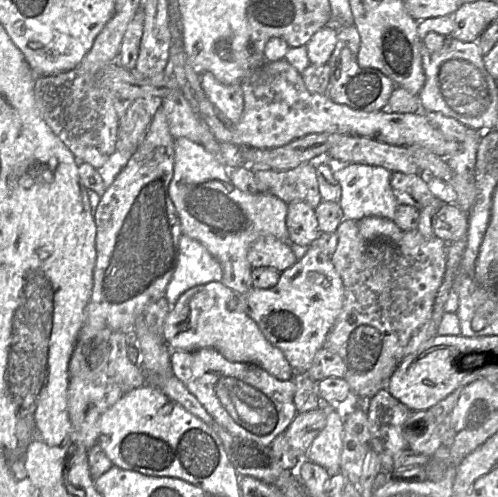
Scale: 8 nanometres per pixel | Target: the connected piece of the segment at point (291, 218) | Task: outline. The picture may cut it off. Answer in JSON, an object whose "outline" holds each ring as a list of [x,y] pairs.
{"outline":[[[304,201],[288,204],[286,224],[290,240],[300,246],[309,247],[320,235],[316,213]]]}

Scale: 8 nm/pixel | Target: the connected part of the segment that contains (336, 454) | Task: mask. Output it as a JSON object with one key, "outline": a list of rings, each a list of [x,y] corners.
{"outline":[[[328,405],[327,423],[313,440],[303,459],[324,467],[331,475],[339,472],[343,450],[344,412]]]}

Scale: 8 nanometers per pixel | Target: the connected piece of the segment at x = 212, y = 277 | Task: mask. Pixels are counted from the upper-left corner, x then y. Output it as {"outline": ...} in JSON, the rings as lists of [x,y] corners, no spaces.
{"outline":[[[182,233],[177,267],[167,286],[165,297],[173,306],[190,288],[222,280],[219,261],[198,240]]]}

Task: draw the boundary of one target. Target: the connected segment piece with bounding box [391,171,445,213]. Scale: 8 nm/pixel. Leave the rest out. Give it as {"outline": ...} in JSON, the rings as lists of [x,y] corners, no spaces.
{"outline":[[[393,172],[391,188],[399,204],[407,204],[421,210],[427,206],[437,208],[437,213],[444,205],[429,189],[420,174]]]}

